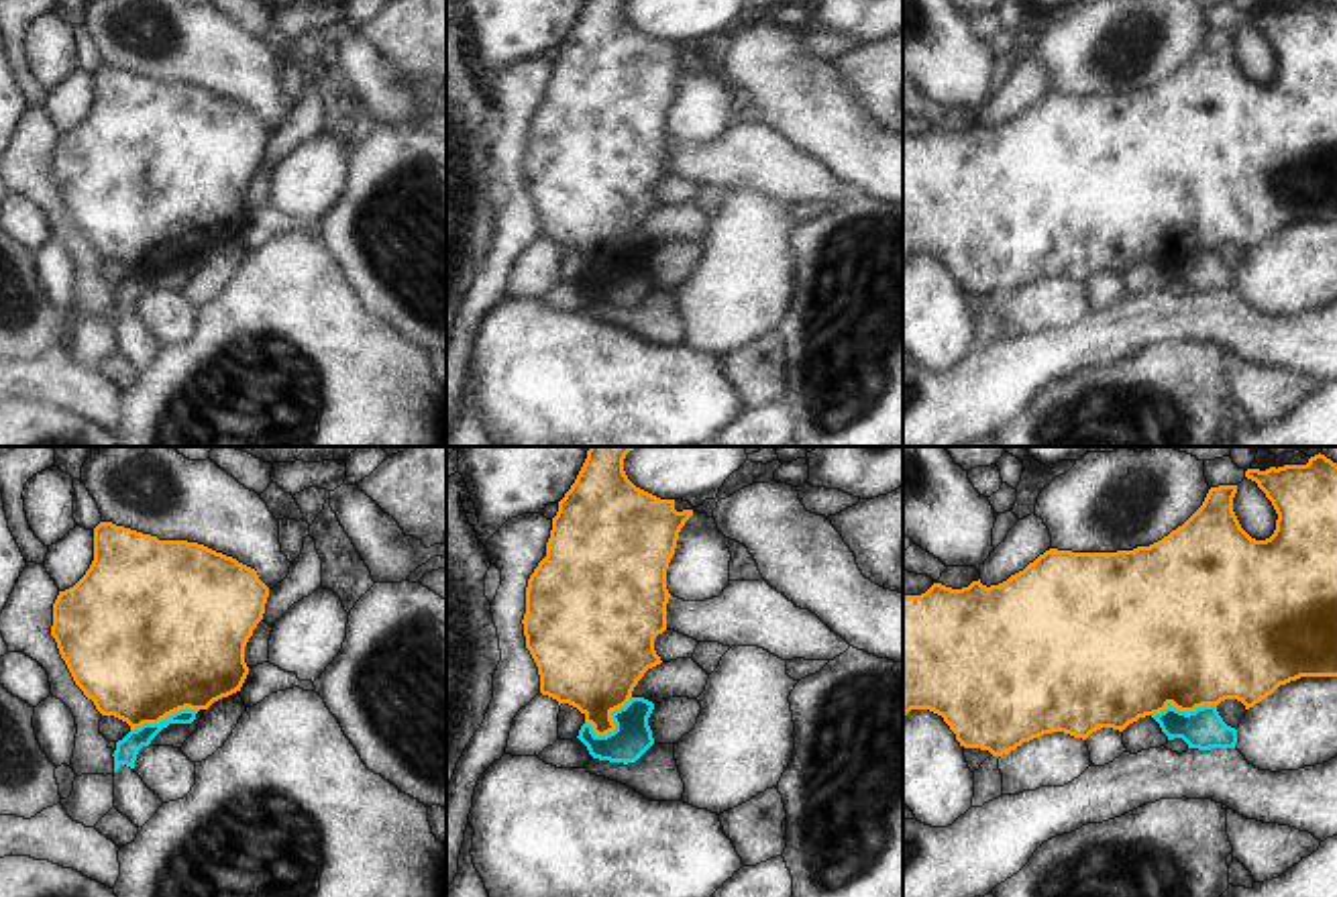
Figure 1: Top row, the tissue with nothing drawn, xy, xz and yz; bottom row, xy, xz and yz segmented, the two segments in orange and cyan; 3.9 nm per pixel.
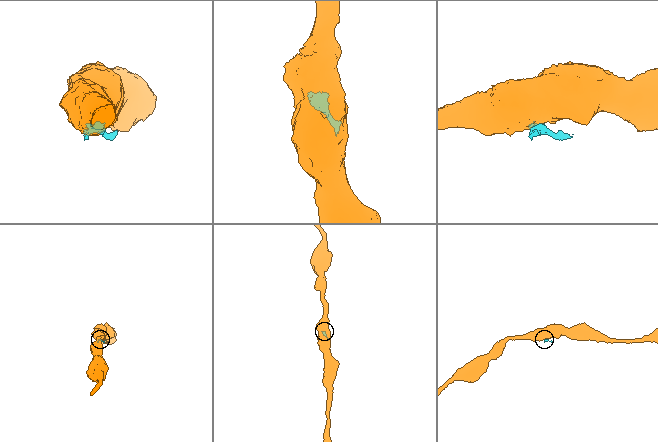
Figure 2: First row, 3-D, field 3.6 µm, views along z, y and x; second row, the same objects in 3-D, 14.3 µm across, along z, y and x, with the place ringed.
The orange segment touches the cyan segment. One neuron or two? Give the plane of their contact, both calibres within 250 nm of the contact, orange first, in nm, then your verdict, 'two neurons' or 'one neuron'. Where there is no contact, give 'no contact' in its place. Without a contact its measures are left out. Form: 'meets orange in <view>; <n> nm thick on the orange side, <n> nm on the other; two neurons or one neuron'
meets orange in xz; 380 nm thick on the orange side, 160 nm on the other; two neurons

